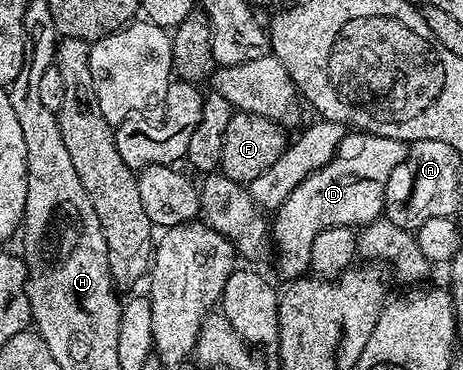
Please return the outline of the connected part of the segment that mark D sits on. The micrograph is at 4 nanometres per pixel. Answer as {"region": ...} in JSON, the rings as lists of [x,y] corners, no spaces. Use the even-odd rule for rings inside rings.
{"region":[[[365,132],[349,133],[338,149],[338,157],[294,189],[292,196],[288,196],[288,200],[284,200],[284,204],[278,207],[273,215],[274,220],[272,218],[272,242],[275,247],[278,245],[278,270],[286,280],[301,278],[310,270],[313,240],[320,232],[333,226],[361,228],[383,217],[390,173],[395,170],[396,164],[404,161],[407,149],[407,143],[400,140]]]}

